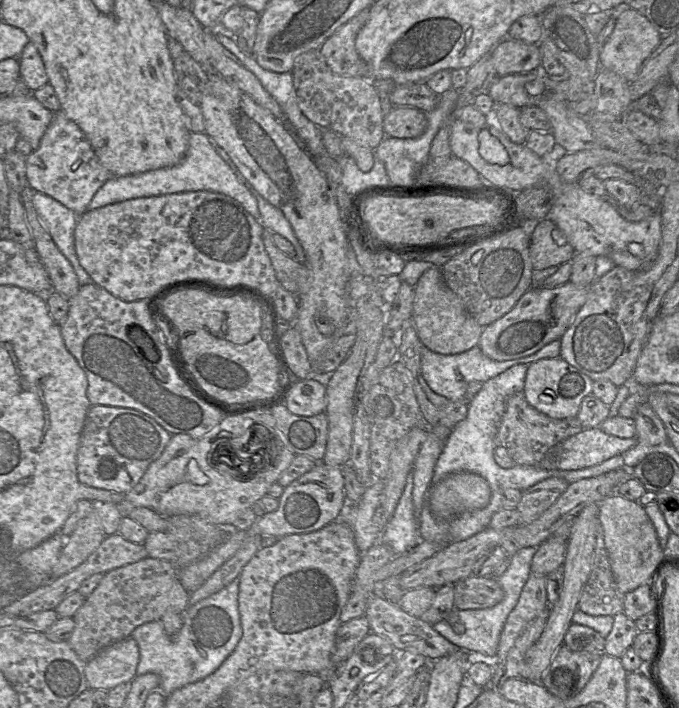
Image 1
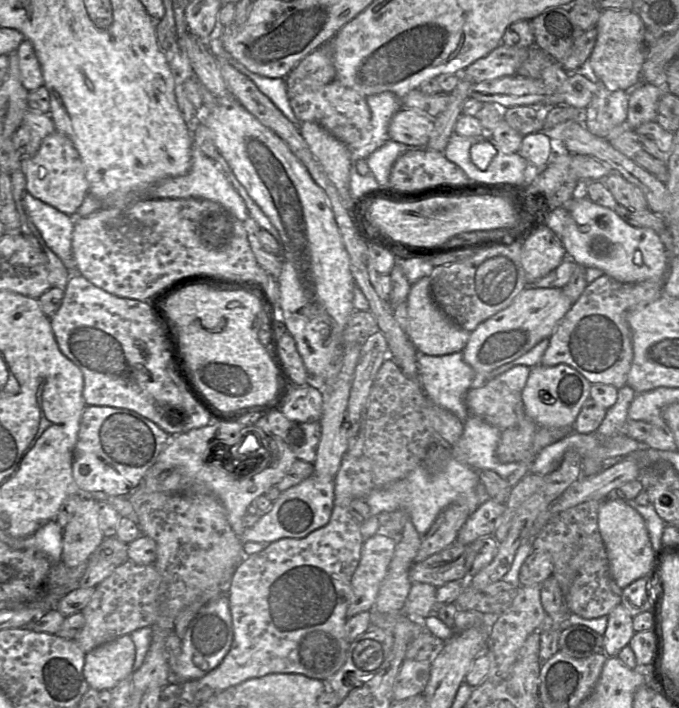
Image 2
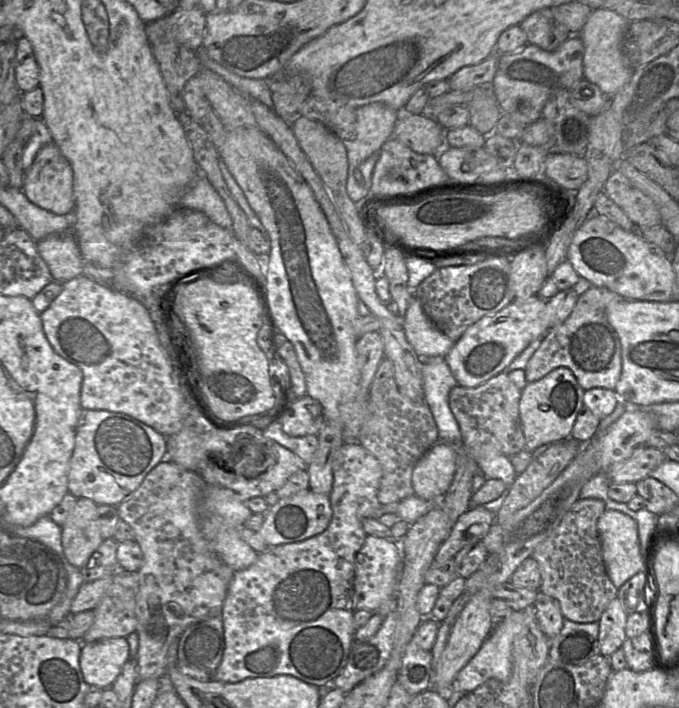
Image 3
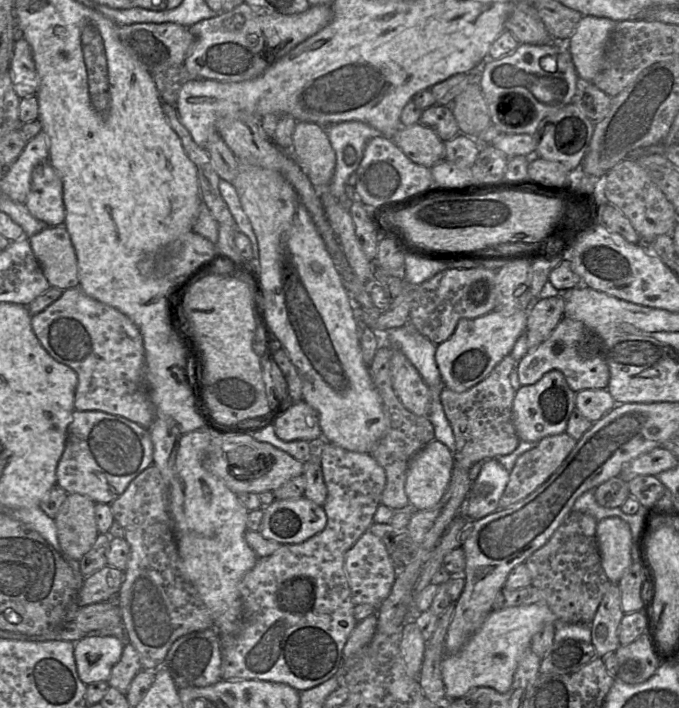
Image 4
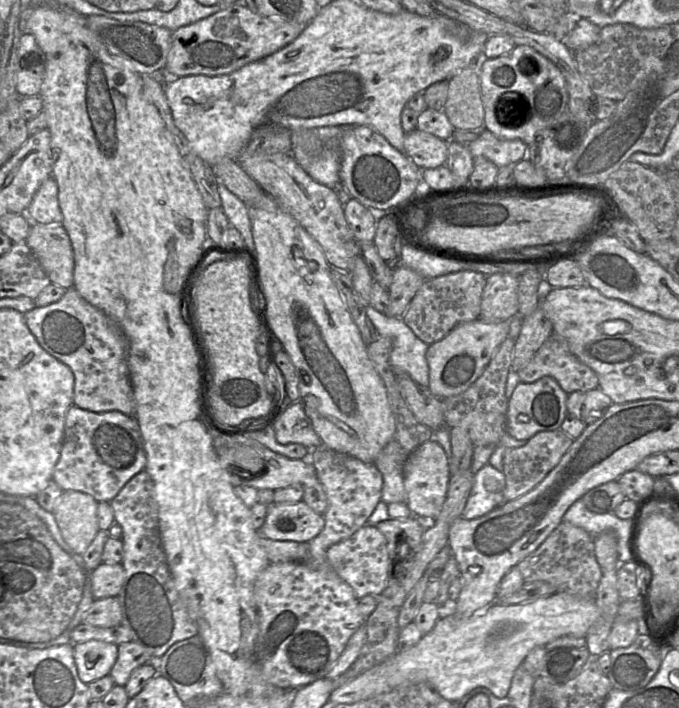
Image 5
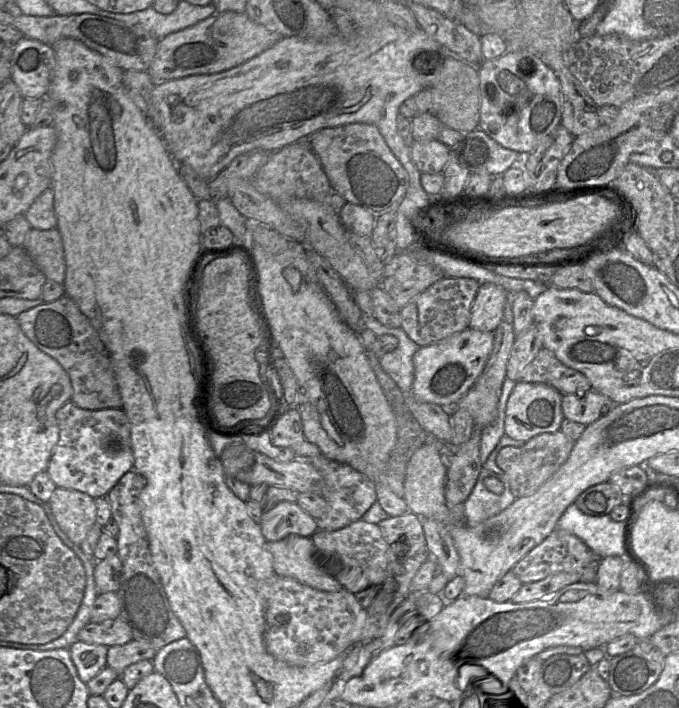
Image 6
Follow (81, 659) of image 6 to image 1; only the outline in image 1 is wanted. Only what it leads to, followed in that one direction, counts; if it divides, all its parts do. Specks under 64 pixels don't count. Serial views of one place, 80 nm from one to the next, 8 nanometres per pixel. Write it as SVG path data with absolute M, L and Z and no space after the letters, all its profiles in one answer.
M132 637L102 649L86 663L88 689L109 691L131 682L137 676L139 658L139 647Z

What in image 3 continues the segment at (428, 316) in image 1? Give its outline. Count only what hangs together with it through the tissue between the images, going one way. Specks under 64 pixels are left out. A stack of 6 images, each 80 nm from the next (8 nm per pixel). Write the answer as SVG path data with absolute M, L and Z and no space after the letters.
M414 295L402 325L408 342L420 356L444 357L456 342L434 325Z

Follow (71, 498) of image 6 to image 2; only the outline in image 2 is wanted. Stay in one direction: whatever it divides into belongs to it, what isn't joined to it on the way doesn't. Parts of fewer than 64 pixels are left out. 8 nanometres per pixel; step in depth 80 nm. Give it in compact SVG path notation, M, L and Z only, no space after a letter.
M82 499L73 517L63 529L63 564L70 569L85 562L103 539L97 501Z

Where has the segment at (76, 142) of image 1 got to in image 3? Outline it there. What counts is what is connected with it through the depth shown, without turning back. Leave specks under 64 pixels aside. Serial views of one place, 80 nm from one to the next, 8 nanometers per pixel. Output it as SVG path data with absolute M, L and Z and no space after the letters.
M50 142L36 155L32 165L26 170L22 187L26 197L36 206L56 215L73 213L73 170L67 158L54 142Z

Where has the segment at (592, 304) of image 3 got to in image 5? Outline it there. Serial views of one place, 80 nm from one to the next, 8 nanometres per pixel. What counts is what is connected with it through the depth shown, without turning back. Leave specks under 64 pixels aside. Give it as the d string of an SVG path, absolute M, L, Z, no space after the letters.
M554 332L517 374L522 383L533 383L550 376L567 394L599 386L596 373L571 352L565 338Z

